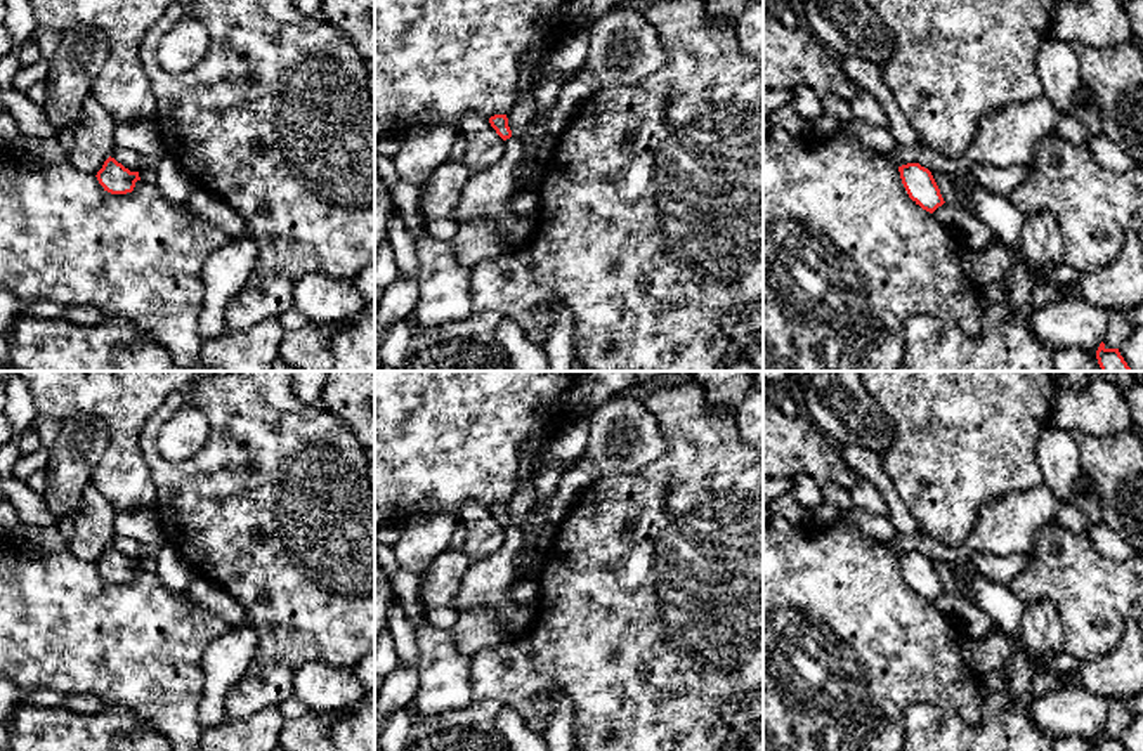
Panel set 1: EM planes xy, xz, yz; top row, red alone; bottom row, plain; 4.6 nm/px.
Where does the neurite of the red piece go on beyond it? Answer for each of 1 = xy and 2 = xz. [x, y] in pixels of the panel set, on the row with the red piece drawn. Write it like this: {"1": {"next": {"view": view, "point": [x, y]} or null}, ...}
{"1": {"next": null}, "2": {"next": null}}

